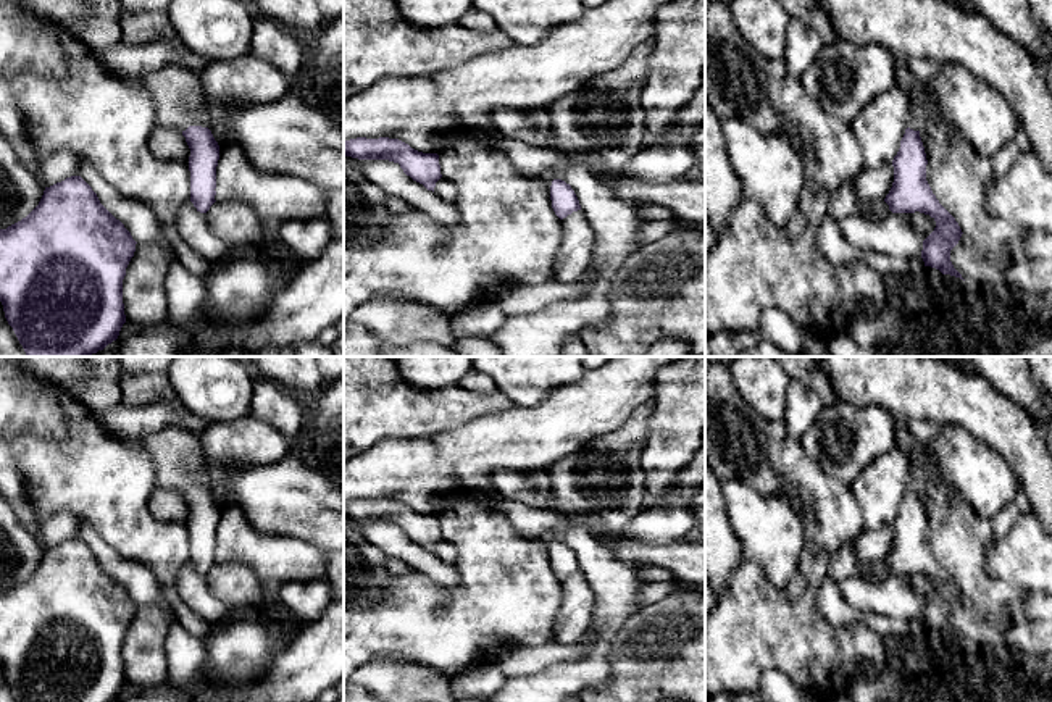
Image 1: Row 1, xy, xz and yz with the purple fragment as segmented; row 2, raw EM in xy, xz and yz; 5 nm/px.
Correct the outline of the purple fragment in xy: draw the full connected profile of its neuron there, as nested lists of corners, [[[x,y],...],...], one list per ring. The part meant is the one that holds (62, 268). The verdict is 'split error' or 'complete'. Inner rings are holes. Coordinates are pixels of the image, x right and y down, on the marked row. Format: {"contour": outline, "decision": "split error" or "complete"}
{"contour": [[[81,176],[45,187],[39,205],[26,218],[0,229],[0,302],[27,357],[89,357],[118,339],[126,323],[123,279],[136,244]]], "decision": "complete"}

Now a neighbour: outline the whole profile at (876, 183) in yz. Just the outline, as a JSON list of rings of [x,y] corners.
[[[887,161],[878,168],[862,168],[854,181],[860,198],[886,198],[894,182],[894,166]]]

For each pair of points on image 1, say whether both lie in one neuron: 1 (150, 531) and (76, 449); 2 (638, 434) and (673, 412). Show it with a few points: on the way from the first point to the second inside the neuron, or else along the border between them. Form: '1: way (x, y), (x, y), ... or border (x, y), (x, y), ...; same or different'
1: way (129, 510), (89, 470); same
2: border (654, 401), (641, 465); different

